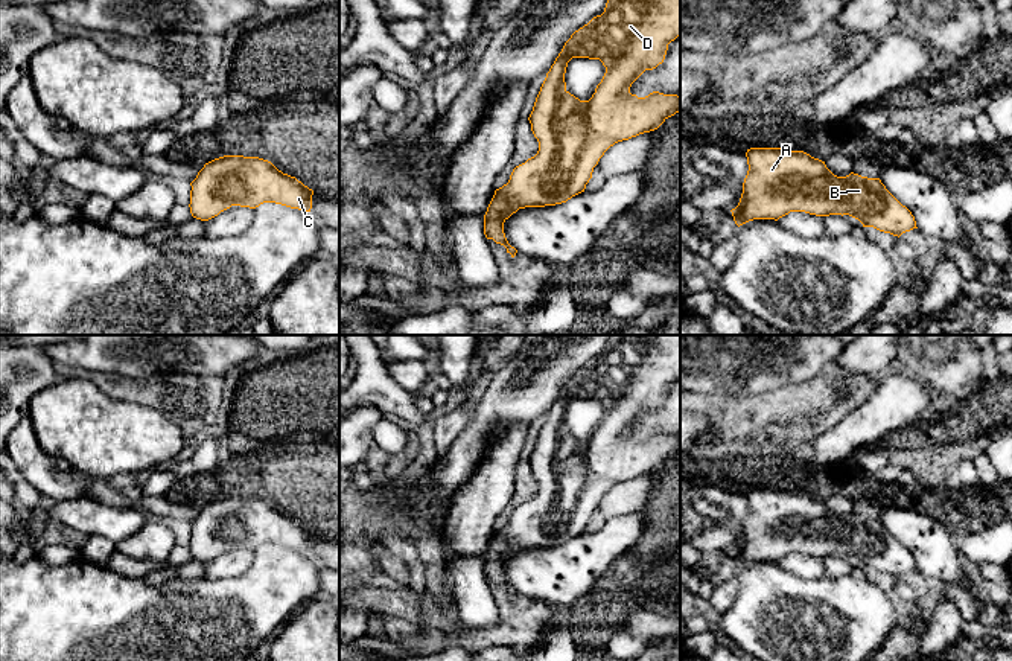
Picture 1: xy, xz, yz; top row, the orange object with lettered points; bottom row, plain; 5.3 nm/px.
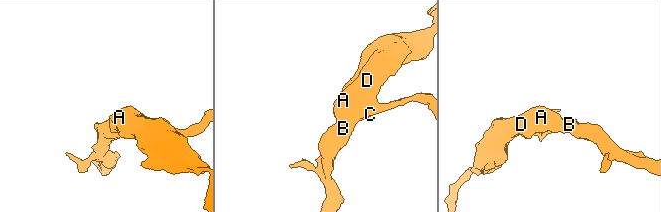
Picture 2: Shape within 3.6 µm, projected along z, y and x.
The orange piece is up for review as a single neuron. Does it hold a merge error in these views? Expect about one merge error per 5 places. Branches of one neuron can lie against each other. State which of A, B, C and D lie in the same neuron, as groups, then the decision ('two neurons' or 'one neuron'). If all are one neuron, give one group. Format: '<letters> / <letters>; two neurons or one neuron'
A B C D; one neuron

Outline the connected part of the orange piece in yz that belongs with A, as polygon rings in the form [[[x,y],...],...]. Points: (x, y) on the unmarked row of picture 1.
[[[750,489],[740,544],[732,550],[740,568],[753,560],[775,560],[790,553],[816,557],[849,556],[863,568],[901,577],[916,568],[915,557],[881,524],[851,513],[834,516],[825,503],[804,492]]]

